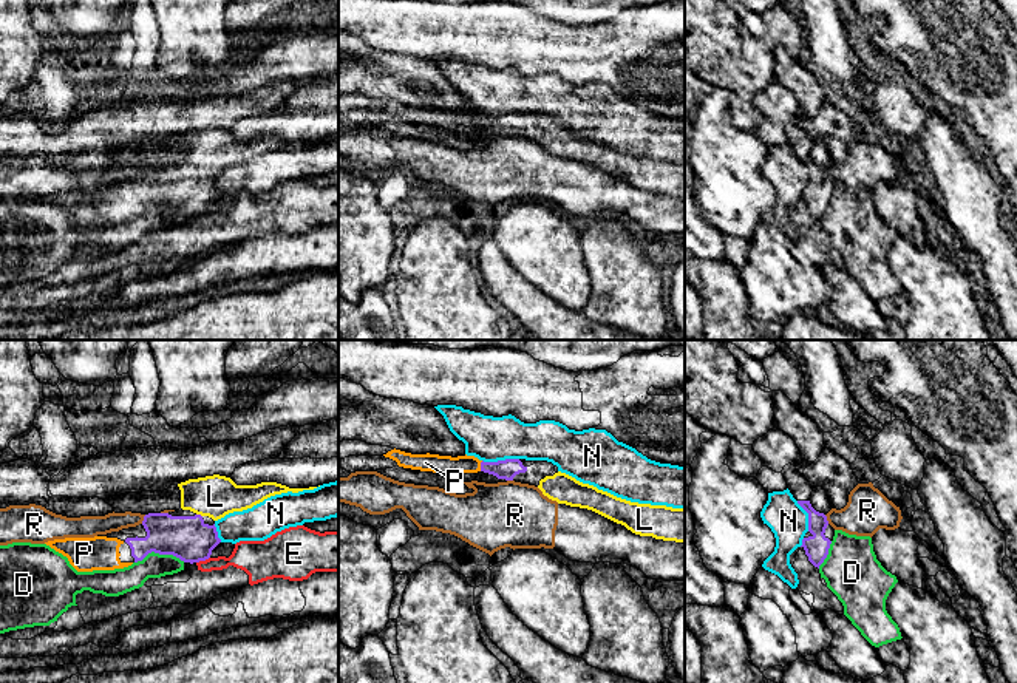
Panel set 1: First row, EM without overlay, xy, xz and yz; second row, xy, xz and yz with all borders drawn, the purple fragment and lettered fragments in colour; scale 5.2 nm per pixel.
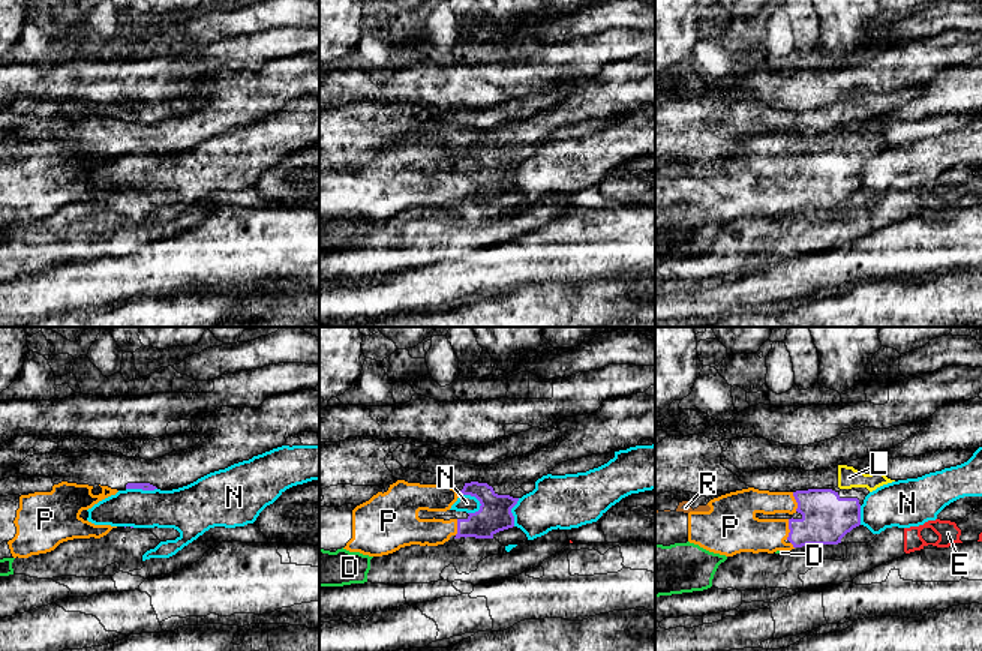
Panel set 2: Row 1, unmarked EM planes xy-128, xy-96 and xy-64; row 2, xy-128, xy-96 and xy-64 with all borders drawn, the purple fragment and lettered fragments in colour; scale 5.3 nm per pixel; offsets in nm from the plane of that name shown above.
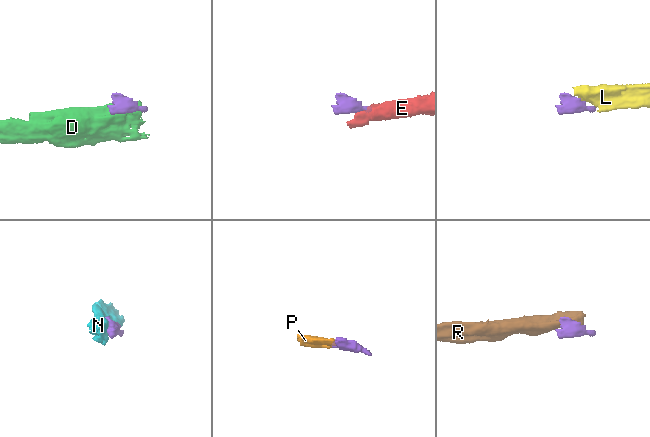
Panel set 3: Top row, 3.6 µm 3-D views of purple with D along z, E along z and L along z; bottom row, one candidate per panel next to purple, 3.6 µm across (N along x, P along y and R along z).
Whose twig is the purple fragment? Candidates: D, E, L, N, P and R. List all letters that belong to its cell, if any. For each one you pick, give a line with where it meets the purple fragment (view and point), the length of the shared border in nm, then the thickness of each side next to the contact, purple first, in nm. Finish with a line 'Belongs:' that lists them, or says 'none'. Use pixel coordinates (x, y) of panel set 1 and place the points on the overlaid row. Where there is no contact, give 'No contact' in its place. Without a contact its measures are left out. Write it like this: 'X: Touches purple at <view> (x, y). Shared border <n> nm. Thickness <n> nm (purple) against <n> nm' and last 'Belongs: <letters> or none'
L: Touches purple at xy (200, 515). Shared border 40 nm. Thickness 220 nm (purple) against 220 nm
P: Touches purple at xz (481, 465). Shared border 60 nm. Thickness 100 nm (purple) against 100 nm
Belongs: L, P

